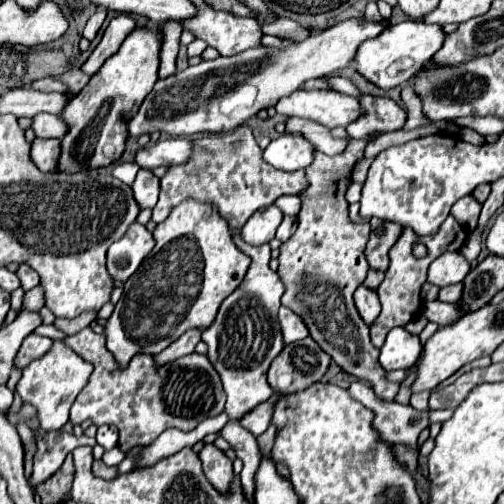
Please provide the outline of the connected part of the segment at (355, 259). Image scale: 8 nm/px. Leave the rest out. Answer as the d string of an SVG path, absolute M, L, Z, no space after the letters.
M334 127L330 129L332 137L338 137L338 139L346 139L348 145L342 153L330 157L318 149L314 149L314 161L306 167L306 179L308 179L308 187L304 191L300 191L300 201L302 201L302 209L298 213L298 229L296 233L284 241L280 245L280 267L278 267L278 275L286 287L284 295L282 295L282 305L286 305L288 309L292 309L294 313L298 313L308 331L310 331L310 337L322 345L322 349L350 375L358 377L358 379L364 379L364 381L370 381L374 385L374 392L376 395L386 401L394 401L396 393L400 388L400 384L397 382L390 382L384 379L384 369L378 361L378 355L380 351L370 343L370 329L368 325L364 323L364 319L360 317L356 305L354 305L354 299L352 299L352 293L354 289L364 281L366 277L366 271L368 271L368 259L364 255L364 249L366 249L366 243L368 243L368 237L370 237L370 225L358 225L358 223L352 223L350 217L348 217L348 201L346 201L346 191L352 183L352 171L354 171L354 165L364 159L364 149L370 141L374 141L378 135L374 137L362 137L362 139L350 139L346 129L344 127Z

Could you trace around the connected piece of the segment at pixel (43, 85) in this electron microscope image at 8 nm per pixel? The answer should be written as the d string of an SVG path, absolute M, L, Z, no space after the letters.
M46 77L46 79L38 79L38 81L32 81L30 87L32 87L32 89L40 89L40 91L60 91L60 93L64 91L64 85L58 83L58 81L54 81L54 79L50 79L50 77Z

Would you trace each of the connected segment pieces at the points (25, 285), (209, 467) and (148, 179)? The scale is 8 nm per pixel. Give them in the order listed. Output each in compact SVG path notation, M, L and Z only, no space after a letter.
M22 263L22 265L18 267L16 275L20 277L20 281L22 281L22 289L24 289L24 291L28 291L28 289L32 289L32 287L36 287L36 285L40 283L38 273L36 273L34 269L30 269L30 265L26 265L26 263Z
M206 443L200 449L198 457L202 461L202 467L204 467L204 473L206 473L208 481L214 483L218 491L224 491L226 493L226 489L228 489L228 485L230 485L230 481L234 477L232 461L214 443Z
M140 169L136 175L136 181L132 183L134 199L142 209L154 207L158 201L158 189L160 189L160 179L150 171L150 169Z

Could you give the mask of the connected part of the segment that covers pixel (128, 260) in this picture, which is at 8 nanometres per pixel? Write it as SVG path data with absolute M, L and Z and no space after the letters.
M130 225L126 235L108 249L108 269L114 281L126 281L152 251L154 243L152 233L144 225Z

